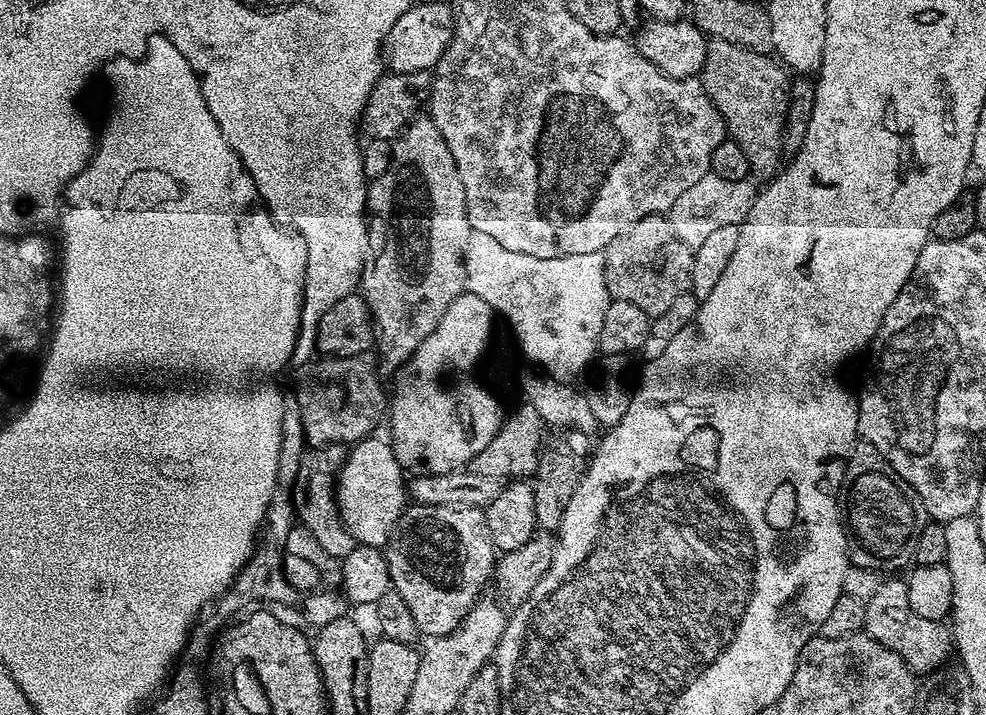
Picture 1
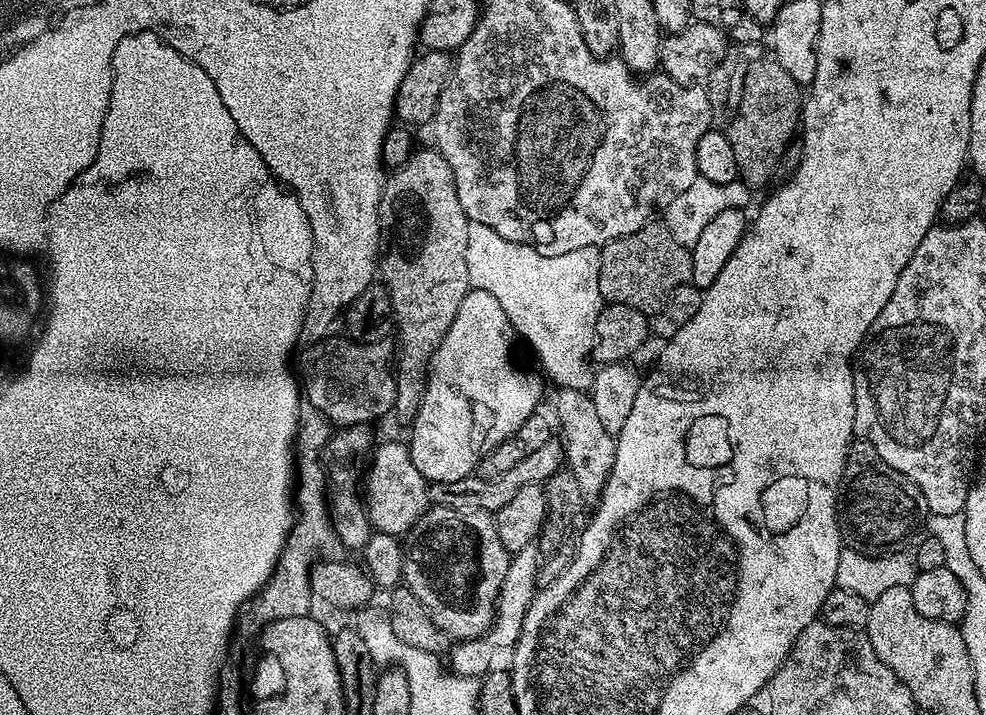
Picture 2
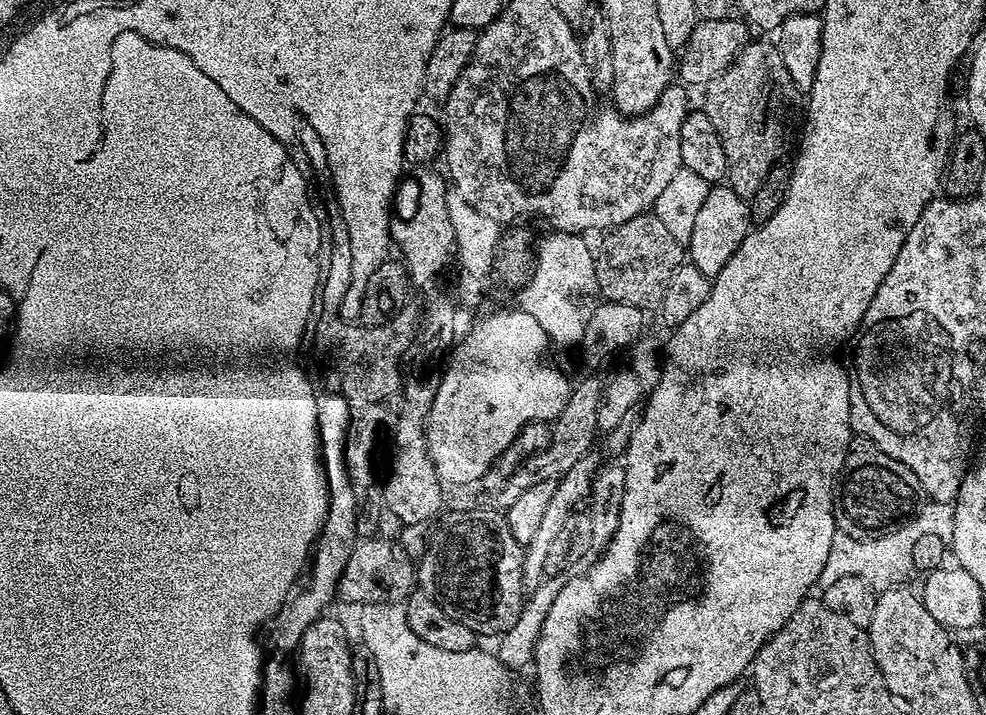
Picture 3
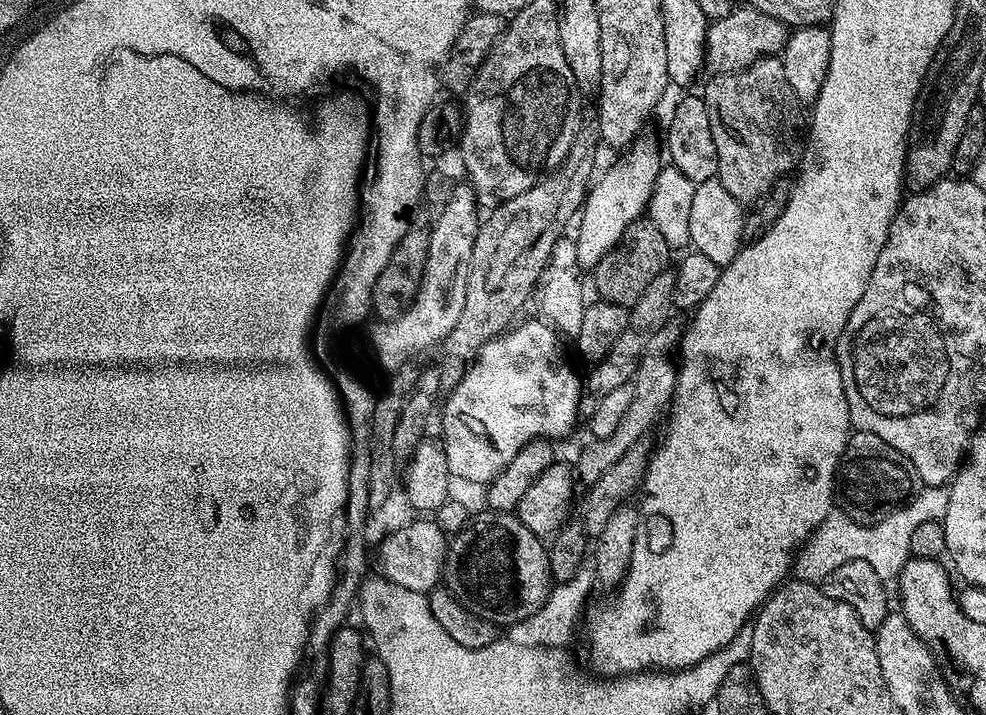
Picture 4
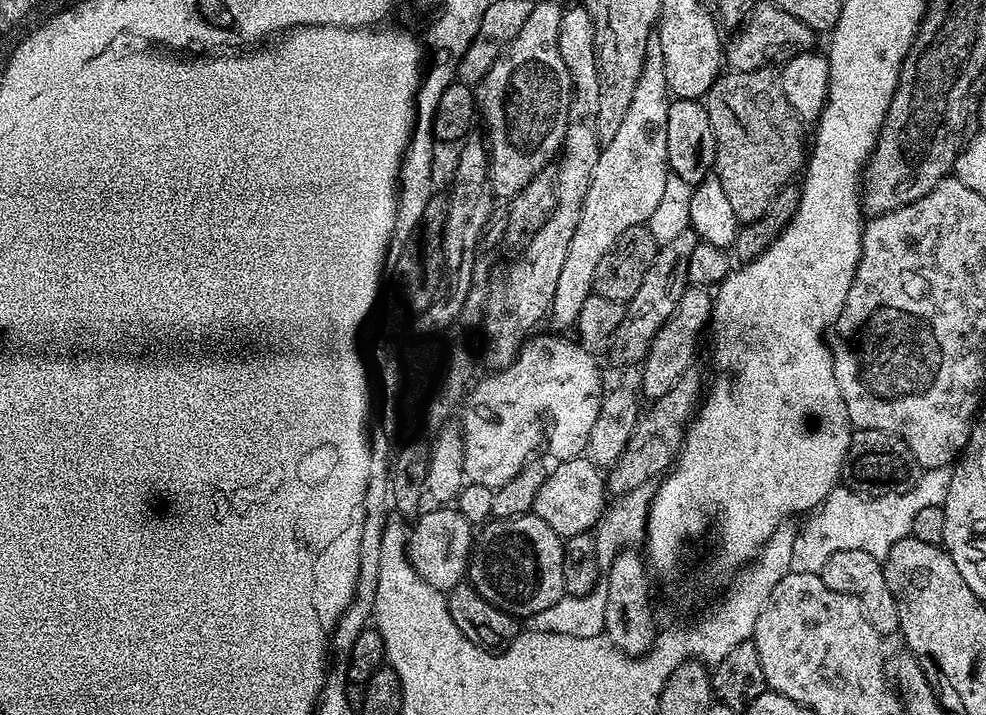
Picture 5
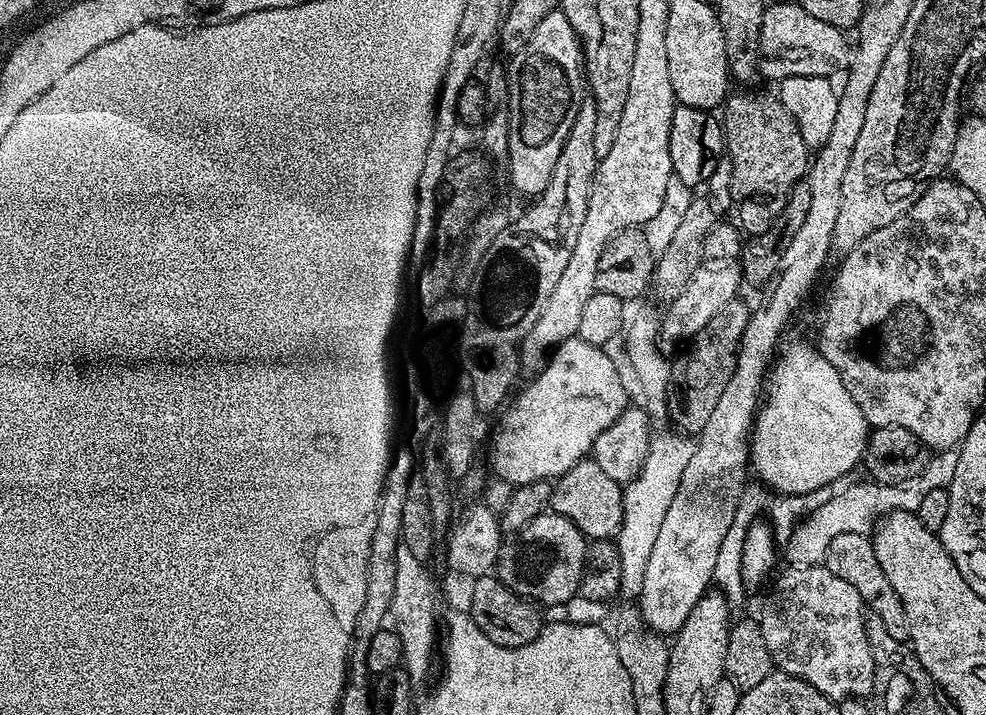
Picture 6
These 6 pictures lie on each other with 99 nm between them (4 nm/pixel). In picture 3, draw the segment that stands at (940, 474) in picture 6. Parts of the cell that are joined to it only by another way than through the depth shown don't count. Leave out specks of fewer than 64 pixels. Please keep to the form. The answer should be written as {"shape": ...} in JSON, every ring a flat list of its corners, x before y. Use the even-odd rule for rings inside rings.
{"shape":[[925,503,911,518,905,519,899,526,875,538,857,538,852,534,838,534,832,543,830,558,826,558,826,566,822,566,819,587,823,589,831,586,843,576,862,578,862,582,866,582,877,594,891,588,901,587,916,572,913,557,914,541,922,538,922,534,931,532,938,534,938,538,946,542,952,541,954,538,954,507,952,504]]}

